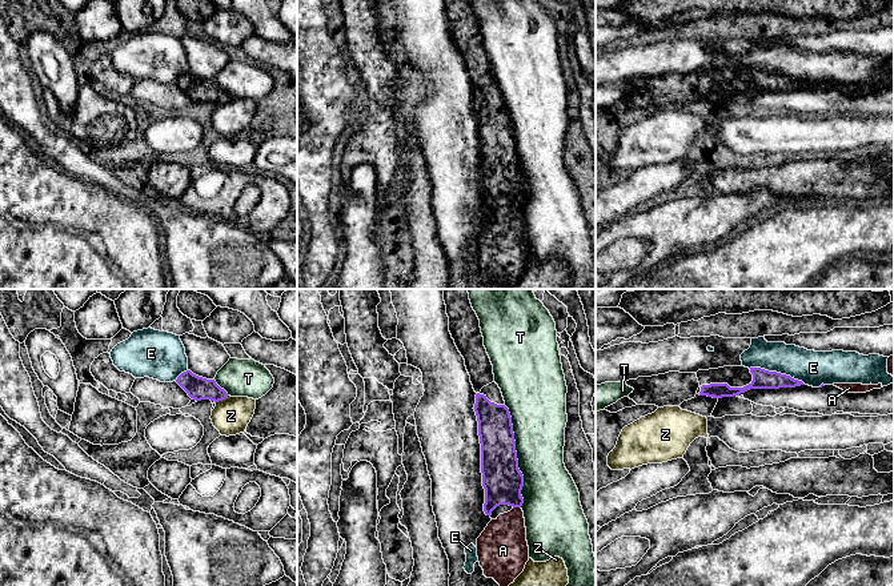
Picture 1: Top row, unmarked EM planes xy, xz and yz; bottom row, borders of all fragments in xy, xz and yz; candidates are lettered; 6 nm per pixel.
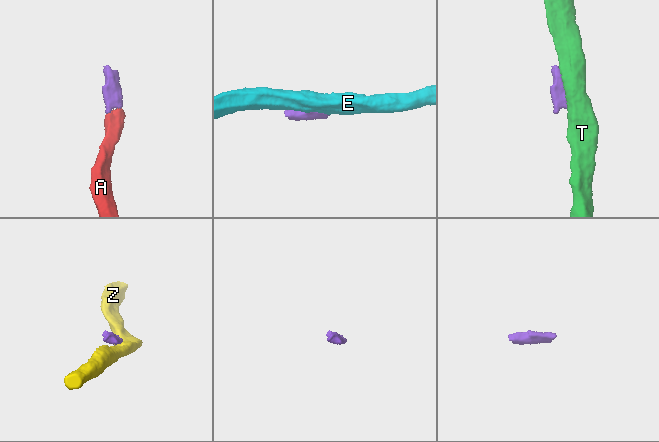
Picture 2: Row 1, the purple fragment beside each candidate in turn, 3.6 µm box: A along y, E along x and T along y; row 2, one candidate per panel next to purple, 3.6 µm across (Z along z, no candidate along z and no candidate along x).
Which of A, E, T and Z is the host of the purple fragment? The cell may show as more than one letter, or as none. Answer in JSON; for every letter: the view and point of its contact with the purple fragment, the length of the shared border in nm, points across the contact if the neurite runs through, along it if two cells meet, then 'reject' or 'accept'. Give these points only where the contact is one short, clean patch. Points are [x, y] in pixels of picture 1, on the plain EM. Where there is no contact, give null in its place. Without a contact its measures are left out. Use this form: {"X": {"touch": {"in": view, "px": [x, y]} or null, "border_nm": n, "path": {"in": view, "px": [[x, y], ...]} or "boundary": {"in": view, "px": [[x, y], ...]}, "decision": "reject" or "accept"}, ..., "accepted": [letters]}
{"A": {"touch": {"in": "xz", "px": [517, 208]}, "border_nm": 50, "path": {"in": "xz", "px": [[502, 183], [502, 188], [517, 208], [516, 217], [502, 247]]}, "decision": "accept"}, "E": {"touch": {"in": "yz", "px": [776, 73]}, "border_nm": 360, "boundary": {"in": "yz", "px": [[749, 69], [776, 72], [805, 85]]}, "decision": "reject"}, "T": {"touch": {"in": "xz", "px": [516, 157]}, "border_nm": 600, "decision": "reject"}, "Z": {"touch": {"in": "xy", "px": [221, 101]}, "border_nm": 90, "boundary": {"in": "xy", "px": [[228, 97], [216, 104]]}, "decision": "reject"}, "accepted": ["A"]}

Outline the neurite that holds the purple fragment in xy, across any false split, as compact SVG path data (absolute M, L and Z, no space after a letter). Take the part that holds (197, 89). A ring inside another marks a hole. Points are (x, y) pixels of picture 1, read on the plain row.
M191 72L181 75L176 84L196 103L211 101L219 104L228 100L228 95L215 81L199 79Z

